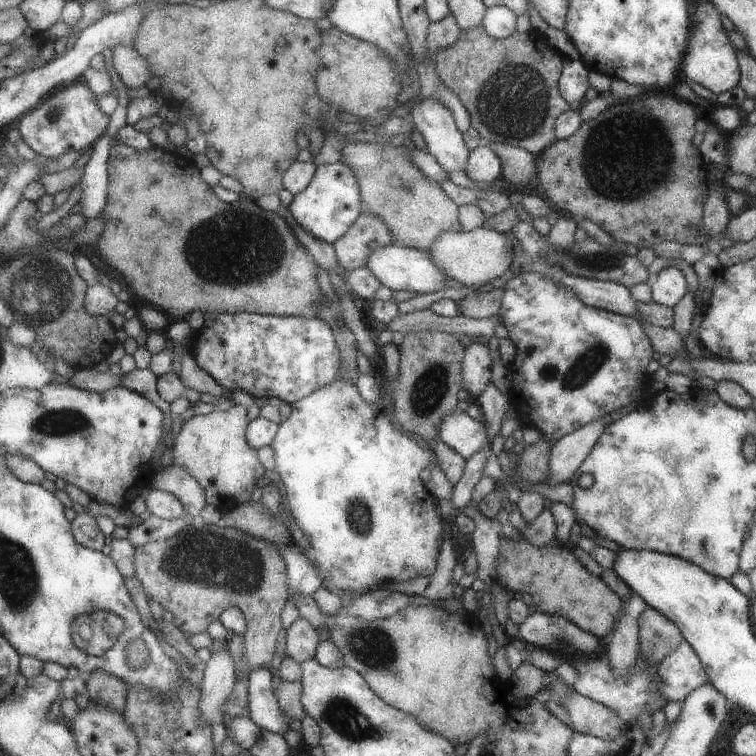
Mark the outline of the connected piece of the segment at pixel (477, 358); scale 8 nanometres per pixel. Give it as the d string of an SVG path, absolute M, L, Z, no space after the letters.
M479 341L466 346L461 360L462 386L476 401L480 393L491 381L492 356L486 341Z

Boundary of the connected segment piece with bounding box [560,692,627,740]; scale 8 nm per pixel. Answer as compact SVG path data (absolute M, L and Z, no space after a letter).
M576 692L560 704L568 710L574 731L579 733L614 740L627 728L615 710Z

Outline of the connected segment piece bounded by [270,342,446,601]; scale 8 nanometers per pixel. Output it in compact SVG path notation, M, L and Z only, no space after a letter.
M392 342L388 343L385 356L387 360L388 384L385 386L386 394L378 402L366 402L357 391L356 385L344 381L338 374L330 384L309 394L308 397L304 397L301 401L291 404L290 416L279 424L274 440L270 444L275 454L274 470L279 474L278 483L282 488L287 508L290 508L290 514L311 544L309 548L302 550L323 576L322 587L340 595L345 601L358 597L362 593L377 589L383 583L406 582L406 580L412 580L416 576L432 576L437 567L441 536L446 528L443 518L437 511L437 499L426 490L426 485L420 480L420 472L424 468L429 468L434 462L438 464L435 454L428 454L426 448L422 448L420 444L416 443L414 438L410 438L410 436L402 434L400 430L396 430L392 420L390 420L393 416L393 390L397 374L399 373L400 353L398 346Z

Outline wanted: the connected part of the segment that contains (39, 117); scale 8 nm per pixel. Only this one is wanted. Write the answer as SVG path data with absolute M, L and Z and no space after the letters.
M85 79L58 89L44 100L44 104L31 110L18 122L23 140L36 153L48 159L57 159L68 152L95 146L110 126L110 115L102 112L97 103L98 97Z

